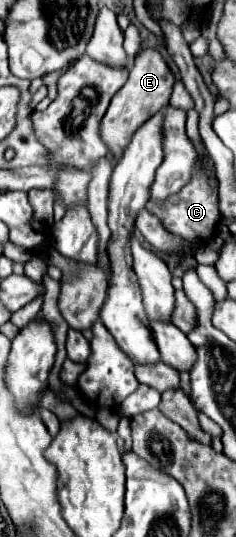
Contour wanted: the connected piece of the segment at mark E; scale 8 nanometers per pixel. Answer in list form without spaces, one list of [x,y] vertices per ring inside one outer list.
[[[155,48],[141,50],[133,58],[133,62],[129,64],[129,80],[113,96],[113,100],[111,100],[109,108],[107,108],[107,114],[103,116],[103,122],[101,122],[101,138],[105,138],[105,144],[111,150],[113,158],[121,156],[121,152],[129,144],[133,132],[143,122],[147,122],[153,114],[157,114],[159,110],[163,110],[169,104],[169,96],[173,92],[173,84],[175,84],[175,76],[169,70],[169,66],[163,60],[163,56]]]

